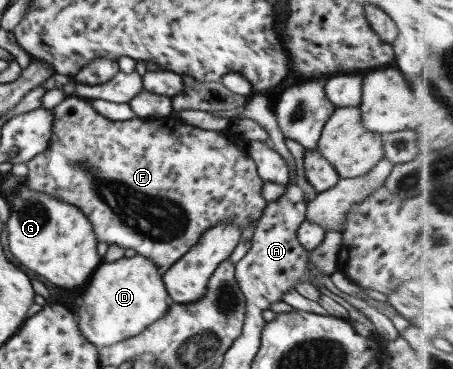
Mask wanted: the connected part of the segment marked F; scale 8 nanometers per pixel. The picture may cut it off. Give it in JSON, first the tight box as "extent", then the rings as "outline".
{"extent":[25,95,266,271],"outline":[[[75,95],[65,97],[59,106],[51,108],[53,121],[51,126],[51,139],[48,141],[46,151],[39,153],[34,158],[28,160],[26,164],[27,173],[25,184],[30,190],[39,194],[47,194],[60,199],[65,203],[79,208],[83,215],[92,225],[93,233],[97,241],[103,241],[108,246],[122,247],[123,249],[133,249],[136,254],[153,261],[154,266],[165,271],[171,267],[195,242],[199,236],[206,232],[210,227],[217,226],[221,222],[235,222],[241,231],[249,221],[254,221],[261,215],[266,201],[262,198],[262,179],[256,172],[255,162],[250,158],[245,150],[246,141],[239,138],[227,138],[223,132],[204,130],[195,127],[177,117],[163,117],[159,121],[141,121],[141,119],[129,119],[129,121],[109,121],[106,117],[95,112],[87,99],[78,98]]]}

